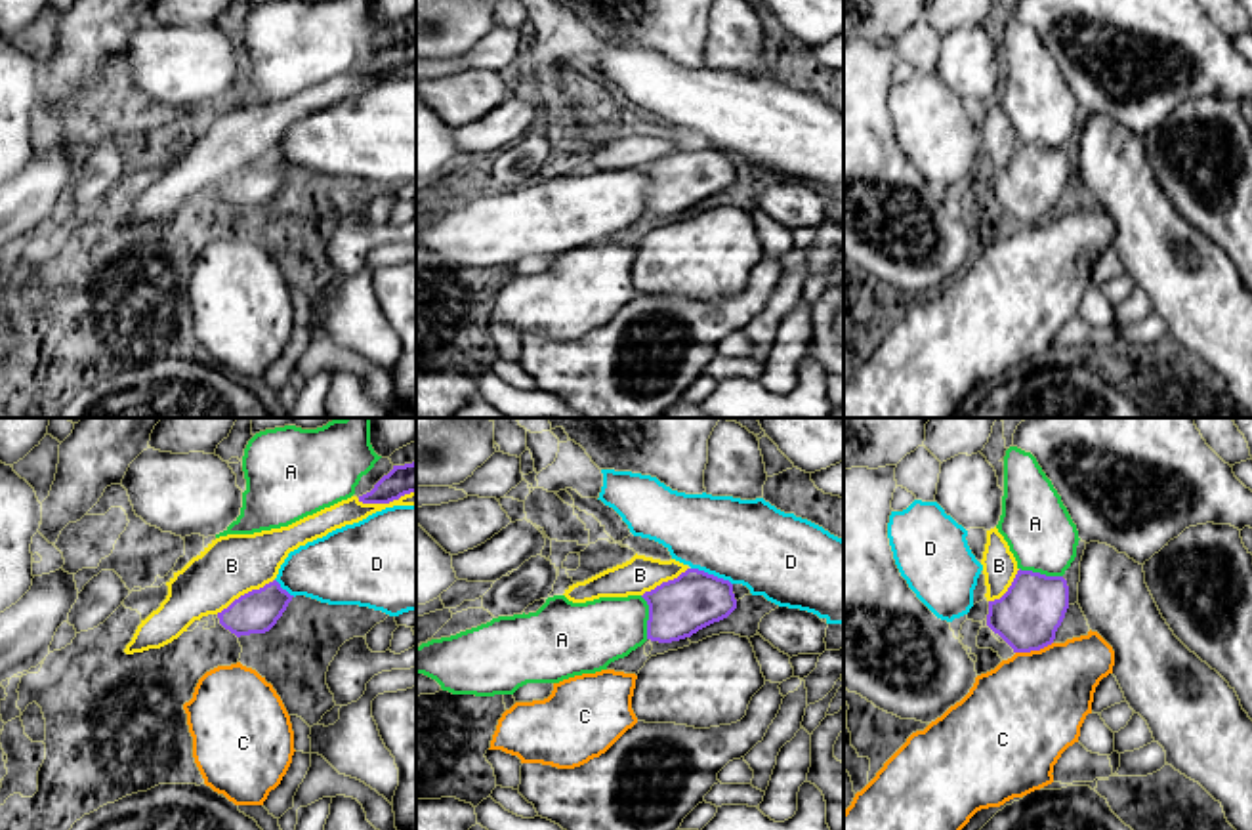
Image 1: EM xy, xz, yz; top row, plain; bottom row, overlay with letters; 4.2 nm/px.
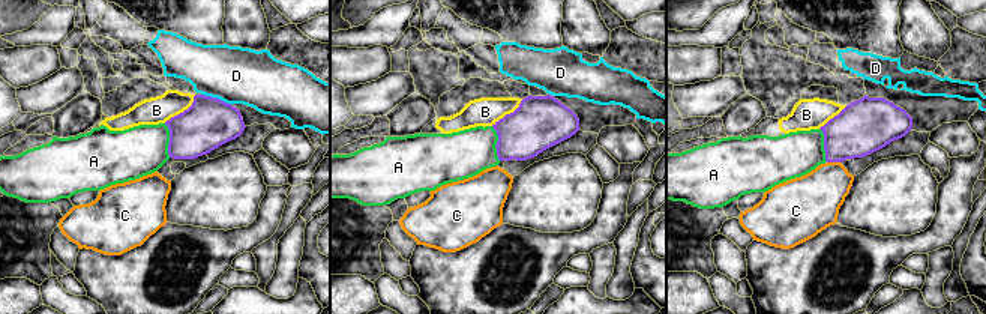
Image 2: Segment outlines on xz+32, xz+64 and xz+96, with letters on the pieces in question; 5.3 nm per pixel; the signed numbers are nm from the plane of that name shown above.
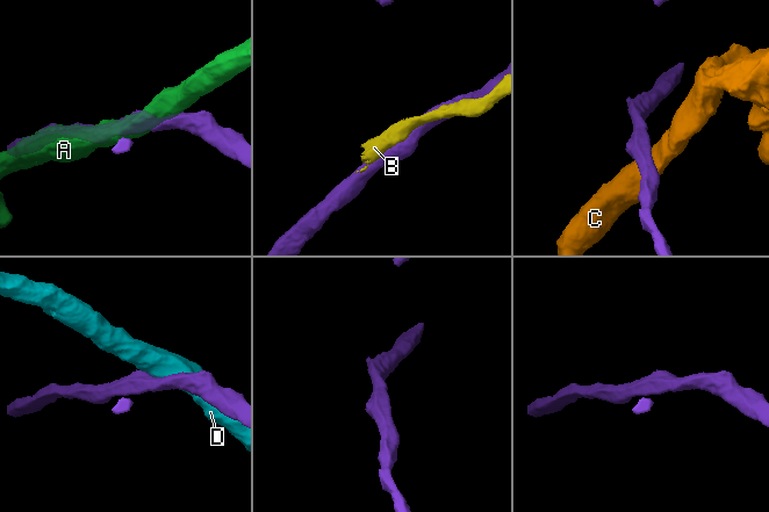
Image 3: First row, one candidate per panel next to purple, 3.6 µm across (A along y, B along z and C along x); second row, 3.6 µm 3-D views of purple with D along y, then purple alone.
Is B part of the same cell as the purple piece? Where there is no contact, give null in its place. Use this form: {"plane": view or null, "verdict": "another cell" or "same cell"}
{"plane": "xy", "verdict": "same cell"}

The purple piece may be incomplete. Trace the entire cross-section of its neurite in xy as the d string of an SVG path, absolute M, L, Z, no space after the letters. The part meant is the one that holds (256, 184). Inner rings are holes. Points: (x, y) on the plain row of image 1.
M416 34L393 38L393 42L384 48L370 65L359 71L351 69L342 73L288 99L254 107L227 107L212 113L166 155L166 172L156 183L141 193L124 225L134 227L160 221L187 204L195 193L208 187L216 187L219 197L237 210L269 204L294 170L275 153L288 126L336 101L359 95L368 88L393 78L416 78Z

